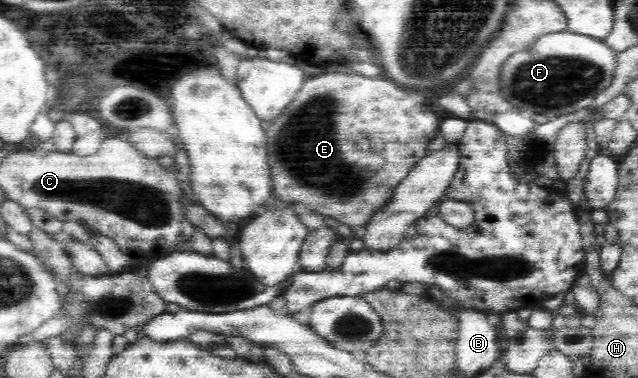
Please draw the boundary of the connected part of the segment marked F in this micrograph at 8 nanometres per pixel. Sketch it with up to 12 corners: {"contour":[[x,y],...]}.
{"contour":[[568,30],[502,66],[507,106],[549,119],[589,107],[617,53]]}

